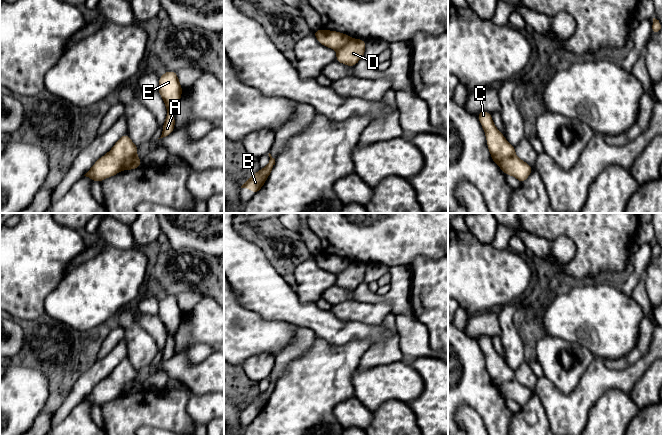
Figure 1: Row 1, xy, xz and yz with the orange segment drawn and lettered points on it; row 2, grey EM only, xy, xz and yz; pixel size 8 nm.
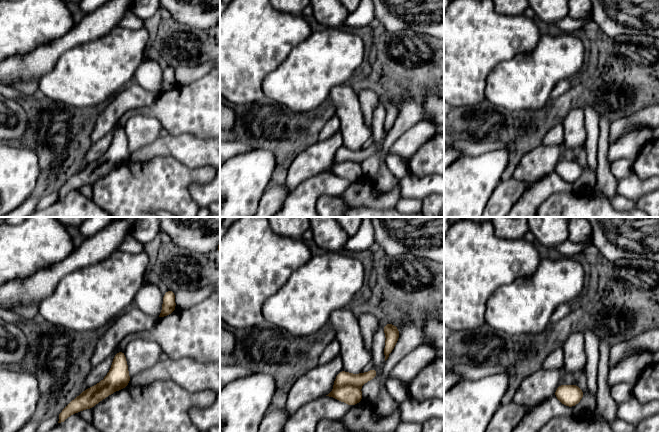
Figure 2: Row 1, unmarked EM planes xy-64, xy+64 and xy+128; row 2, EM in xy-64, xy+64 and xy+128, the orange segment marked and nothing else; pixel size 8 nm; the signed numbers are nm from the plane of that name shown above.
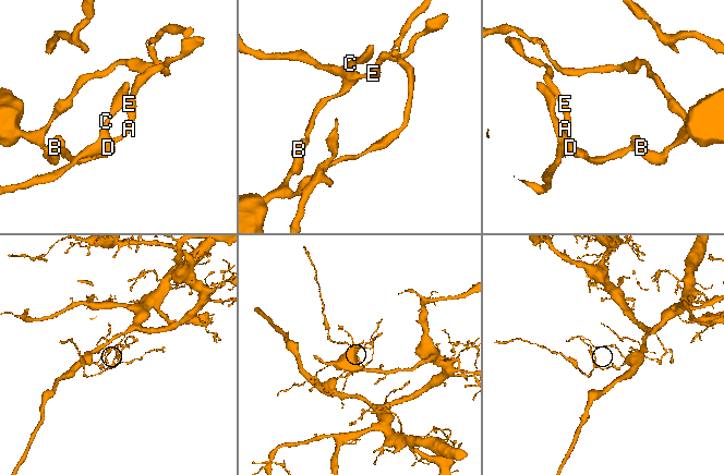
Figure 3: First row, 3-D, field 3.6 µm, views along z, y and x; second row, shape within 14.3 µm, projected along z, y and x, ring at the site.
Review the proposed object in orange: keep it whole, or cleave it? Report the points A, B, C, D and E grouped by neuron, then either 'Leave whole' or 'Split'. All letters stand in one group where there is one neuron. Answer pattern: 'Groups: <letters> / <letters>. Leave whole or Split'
Groups: A C E / B D. Split

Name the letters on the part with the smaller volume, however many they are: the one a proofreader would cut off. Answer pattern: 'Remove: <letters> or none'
Remove: A, C, E

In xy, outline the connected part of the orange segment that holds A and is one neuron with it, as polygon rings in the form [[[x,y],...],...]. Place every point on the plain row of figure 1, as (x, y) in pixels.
[[[167,295],[161,299],[159,303],[158,315],[167,332],[167,340],[165,347],[162,350],[163,355],[160,361],[163,362],[175,354],[175,342],[173,339],[173,334],[176,332],[182,319],[182,310],[178,305],[177,297],[174,295]]]

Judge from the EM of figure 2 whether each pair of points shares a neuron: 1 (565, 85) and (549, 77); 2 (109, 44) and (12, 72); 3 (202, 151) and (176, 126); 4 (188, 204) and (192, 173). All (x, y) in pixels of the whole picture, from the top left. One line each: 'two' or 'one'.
1: two
2: two
3: two
4: one

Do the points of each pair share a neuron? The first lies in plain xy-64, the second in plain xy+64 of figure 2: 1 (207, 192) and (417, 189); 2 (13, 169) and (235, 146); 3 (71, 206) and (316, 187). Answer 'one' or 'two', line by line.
1: one
2: two
3: one

